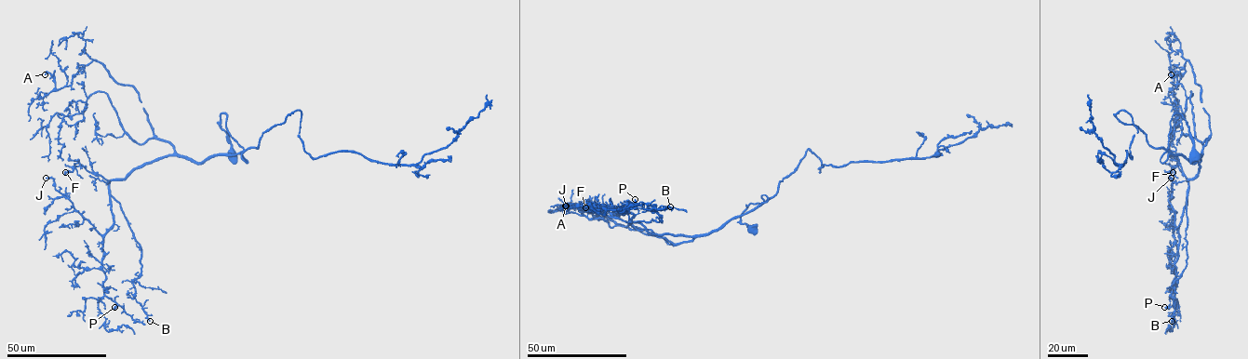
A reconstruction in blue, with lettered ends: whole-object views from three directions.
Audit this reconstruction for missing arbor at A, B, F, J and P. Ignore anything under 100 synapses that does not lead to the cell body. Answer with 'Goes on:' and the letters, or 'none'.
Goes on: none

